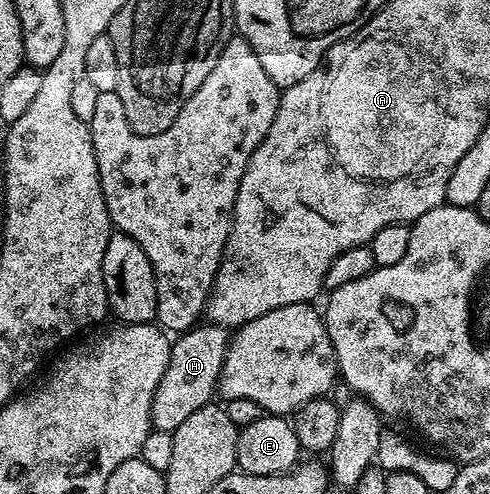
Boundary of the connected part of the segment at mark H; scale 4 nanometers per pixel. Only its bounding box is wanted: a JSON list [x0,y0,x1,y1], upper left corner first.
[152,323,229,432]

